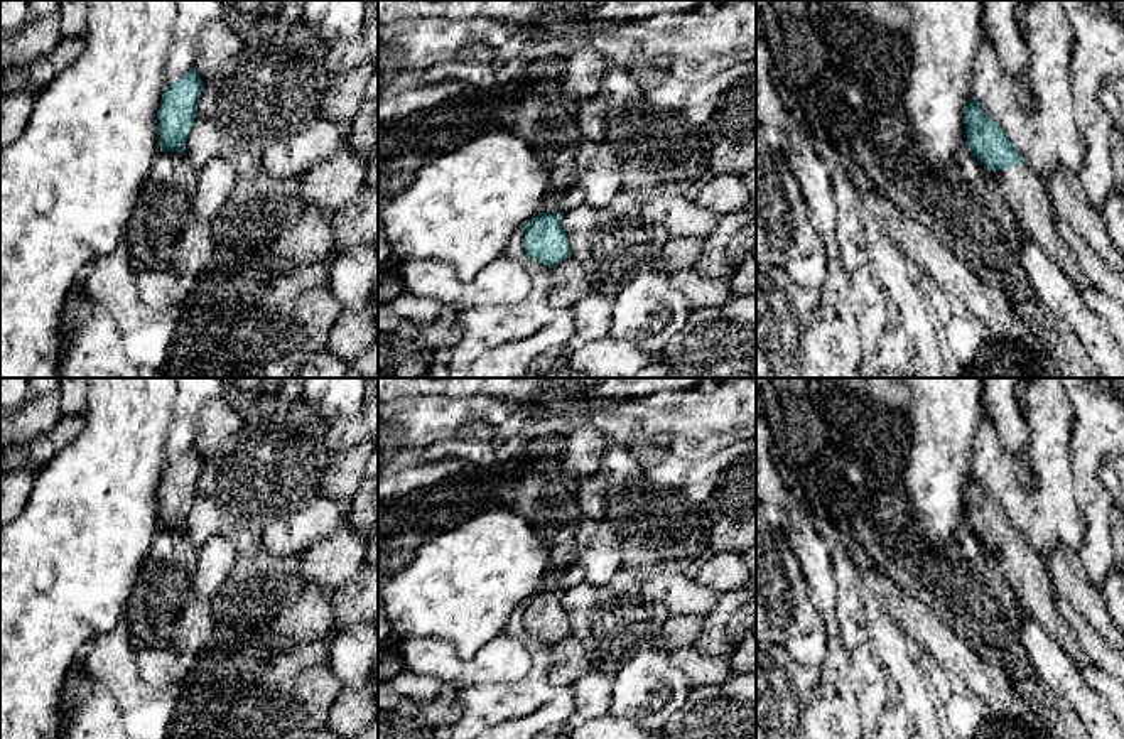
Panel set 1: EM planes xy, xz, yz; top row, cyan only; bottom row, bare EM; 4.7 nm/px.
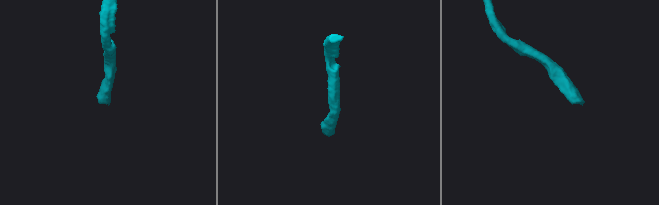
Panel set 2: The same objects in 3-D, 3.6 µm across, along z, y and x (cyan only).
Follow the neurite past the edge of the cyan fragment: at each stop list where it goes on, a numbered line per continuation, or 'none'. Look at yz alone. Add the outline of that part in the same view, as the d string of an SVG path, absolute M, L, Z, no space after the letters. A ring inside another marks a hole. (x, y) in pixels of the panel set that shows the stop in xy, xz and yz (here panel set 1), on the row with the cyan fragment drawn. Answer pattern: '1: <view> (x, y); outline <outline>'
1: yz (1025, 193); outline M1028 164L989 170L989 174L1001 189L1023 233L1062 267L1078 290L1089 287L1090 282L1075 255L1056 233L1055 219L1058 216L1045 191L1043 181Z

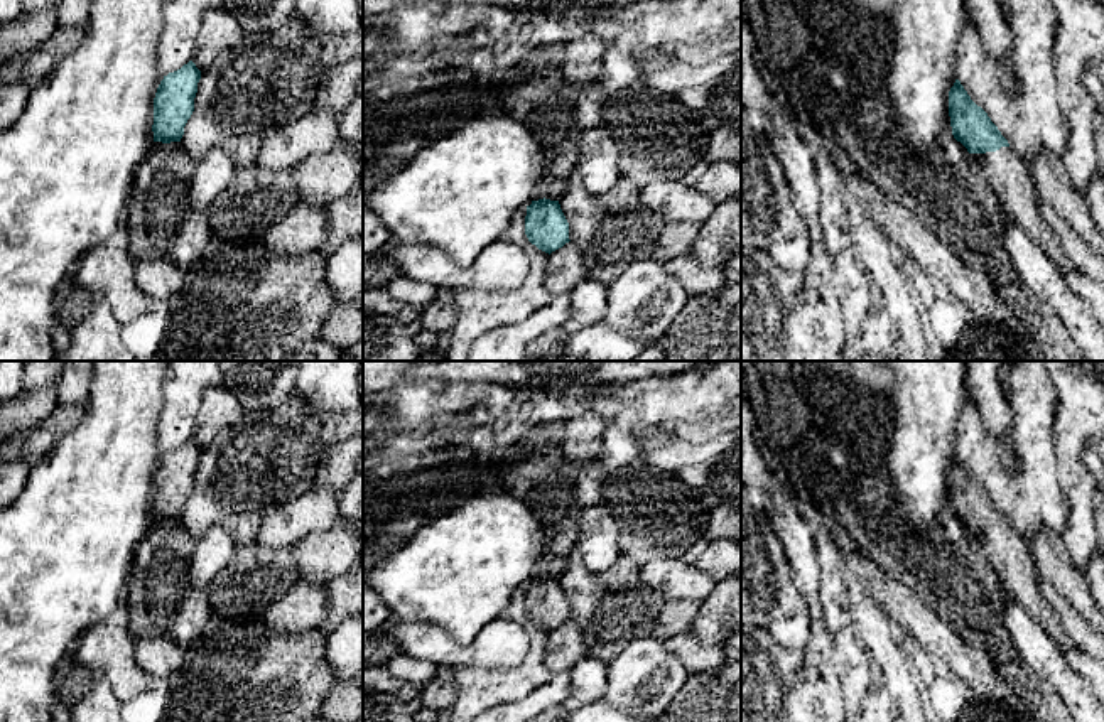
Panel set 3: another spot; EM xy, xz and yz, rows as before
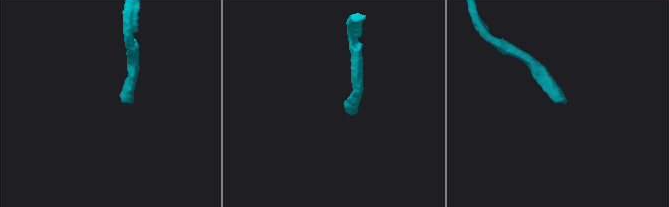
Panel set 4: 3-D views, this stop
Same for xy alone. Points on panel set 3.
none

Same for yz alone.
1: yz (1008, 176); outline M1011 147L972 154L972 157L984 172L1006 216L1045 250L1062 273L1072 270L1074 265L1058 238L1040 216L1038 202L1042 199L1028 174L1026 164Z

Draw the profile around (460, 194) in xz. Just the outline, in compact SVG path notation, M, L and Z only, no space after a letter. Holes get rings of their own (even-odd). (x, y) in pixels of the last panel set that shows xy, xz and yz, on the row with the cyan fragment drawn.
M488 113L422 148L402 170L378 180L365 199L393 241L439 246L466 268L503 236L520 207L532 204L535 191L550 175L547 160L549 154L523 123Z

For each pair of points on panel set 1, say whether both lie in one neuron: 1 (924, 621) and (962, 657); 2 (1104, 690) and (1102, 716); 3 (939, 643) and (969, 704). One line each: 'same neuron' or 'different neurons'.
1: same neuron
2: different neurons
3: different neurons

